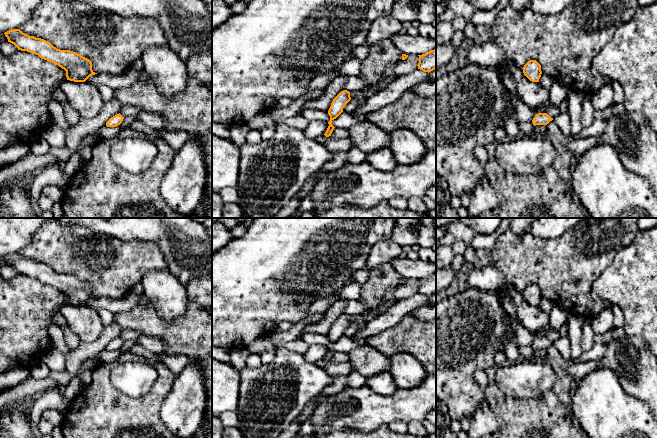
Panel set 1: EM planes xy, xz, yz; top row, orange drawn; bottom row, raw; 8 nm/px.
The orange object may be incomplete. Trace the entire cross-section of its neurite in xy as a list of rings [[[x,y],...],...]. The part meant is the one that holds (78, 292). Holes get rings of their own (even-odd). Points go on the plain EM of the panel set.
[[[20,253],[9,254],[4,257],[8,266],[14,268],[18,274],[27,275],[50,285],[66,295],[67,304],[85,306],[90,300],[95,299],[89,283],[70,274],[60,274],[50,266],[29,260]]]

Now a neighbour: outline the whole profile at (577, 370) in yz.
[[[552,344],[547,348],[548,359],[557,363],[563,368],[573,379],[579,381],[587,374],[600,368],[600,360],[593,360],[587,362],[570,362],[565,360]]]

